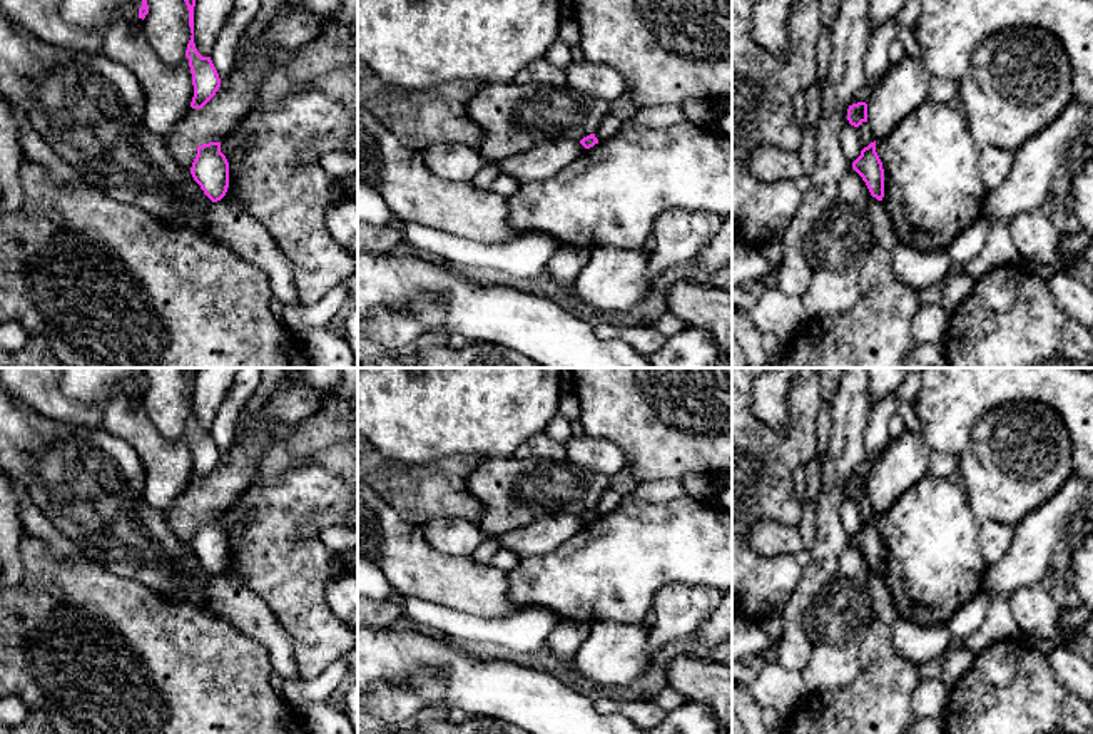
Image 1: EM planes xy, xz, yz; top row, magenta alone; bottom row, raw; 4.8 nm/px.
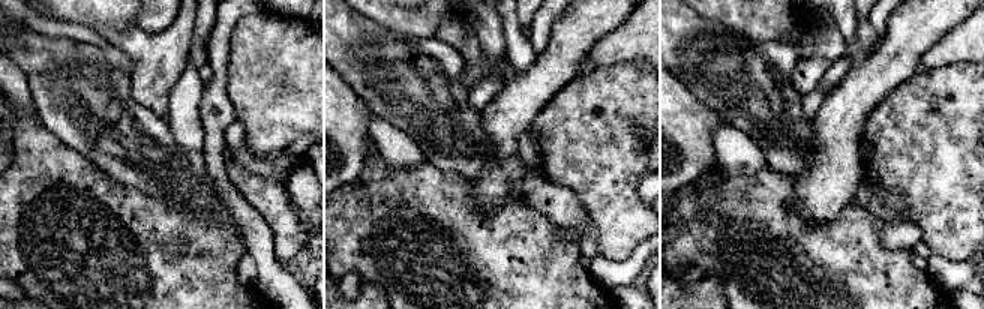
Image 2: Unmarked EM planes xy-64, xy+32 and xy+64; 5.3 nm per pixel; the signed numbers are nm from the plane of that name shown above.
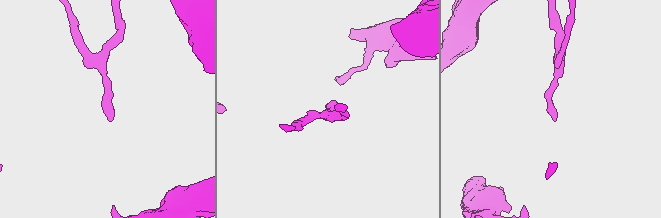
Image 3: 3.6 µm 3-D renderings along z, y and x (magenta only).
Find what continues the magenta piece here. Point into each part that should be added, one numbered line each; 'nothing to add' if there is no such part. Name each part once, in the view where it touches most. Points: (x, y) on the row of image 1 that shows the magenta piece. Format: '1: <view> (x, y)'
nothing to add

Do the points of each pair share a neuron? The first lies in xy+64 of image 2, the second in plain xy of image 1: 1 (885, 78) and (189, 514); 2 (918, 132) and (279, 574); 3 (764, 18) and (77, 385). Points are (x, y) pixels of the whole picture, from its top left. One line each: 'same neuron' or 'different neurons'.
1: same neuron
2: same neuron
3: different neurons

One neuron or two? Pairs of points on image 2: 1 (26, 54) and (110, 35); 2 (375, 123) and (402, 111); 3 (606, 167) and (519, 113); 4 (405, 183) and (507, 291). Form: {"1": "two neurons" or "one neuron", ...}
{"1": "two neurons", "2": "two neurons", "3": "two neurons", "4": "one neuron"}

